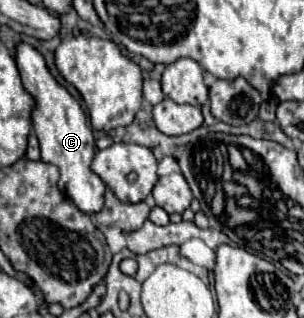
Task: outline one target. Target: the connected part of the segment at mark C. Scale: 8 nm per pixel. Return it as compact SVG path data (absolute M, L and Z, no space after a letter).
M27 43L17 45L17 67L21 73L23 89L35 99L33 105L33 127L41 145L41 161L59 167L59 191L71 199L79 211L95 215L103 209L105 183L91 171L91 161L95 155L95 139L91 125L81 111L79 103L61 87L49 73L43 55Z

